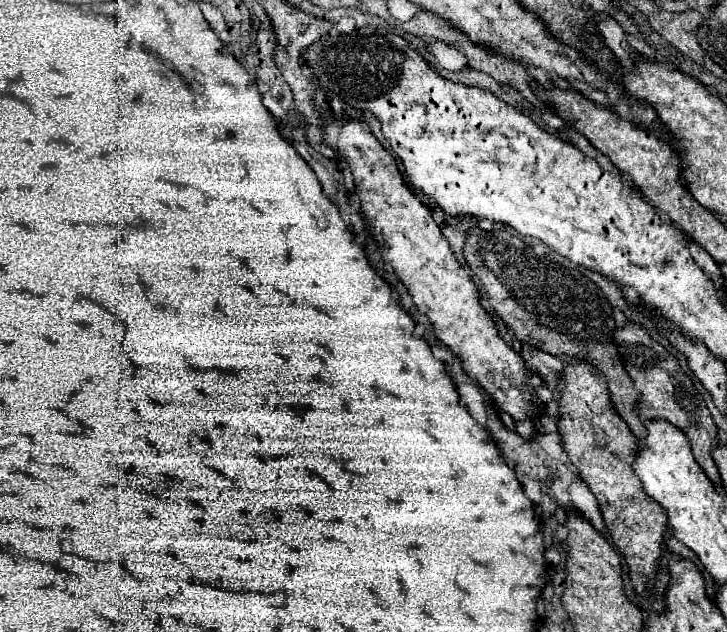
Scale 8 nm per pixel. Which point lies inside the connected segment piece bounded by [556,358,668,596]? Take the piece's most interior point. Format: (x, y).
(606, 448)

